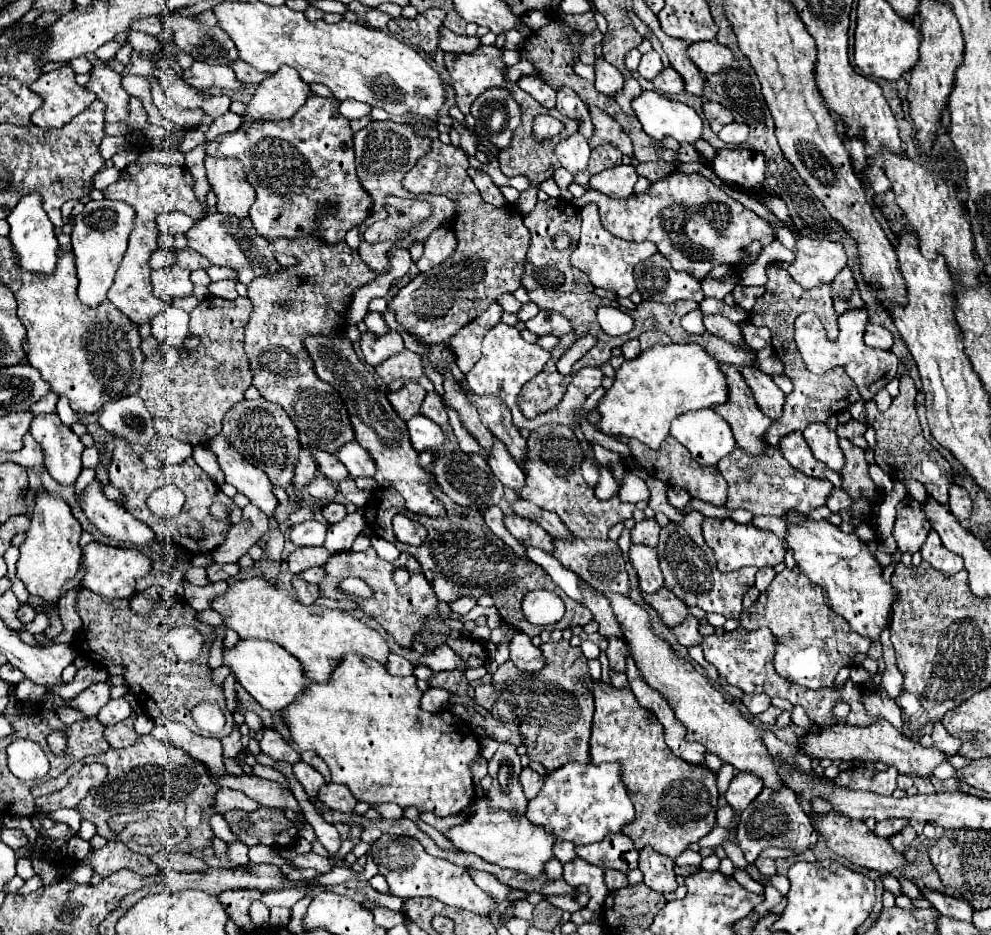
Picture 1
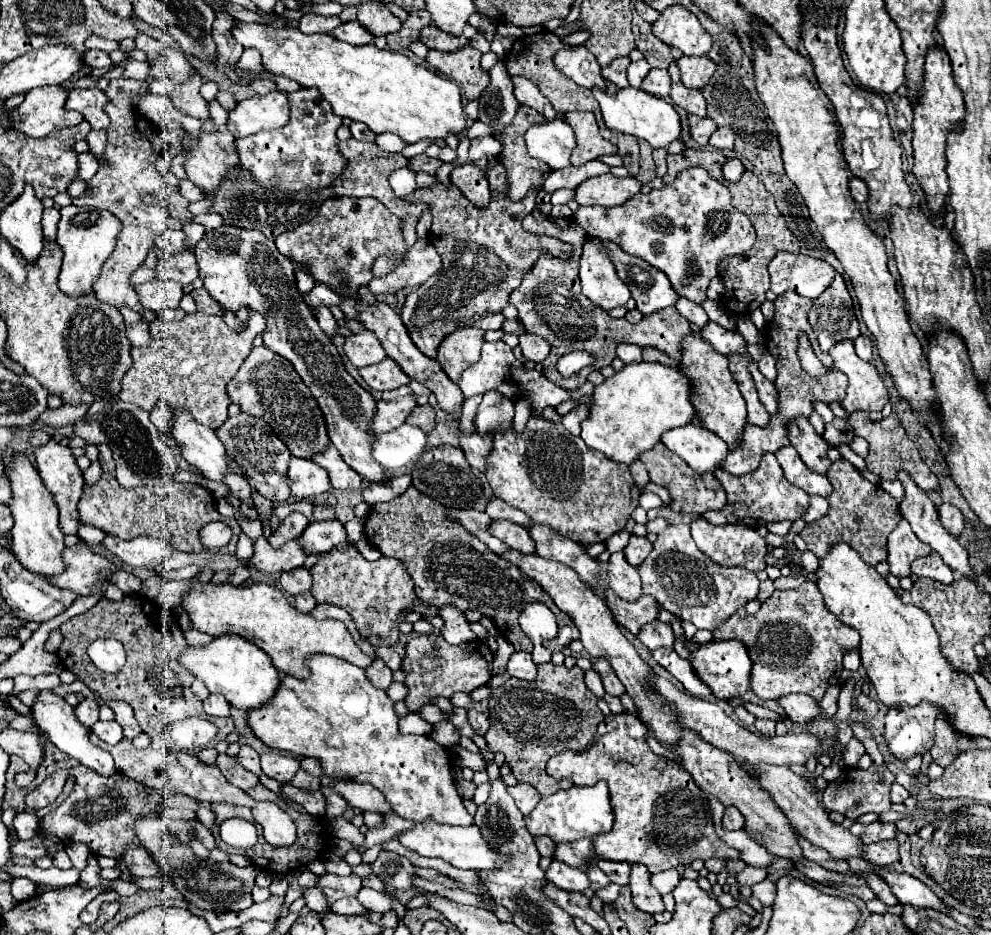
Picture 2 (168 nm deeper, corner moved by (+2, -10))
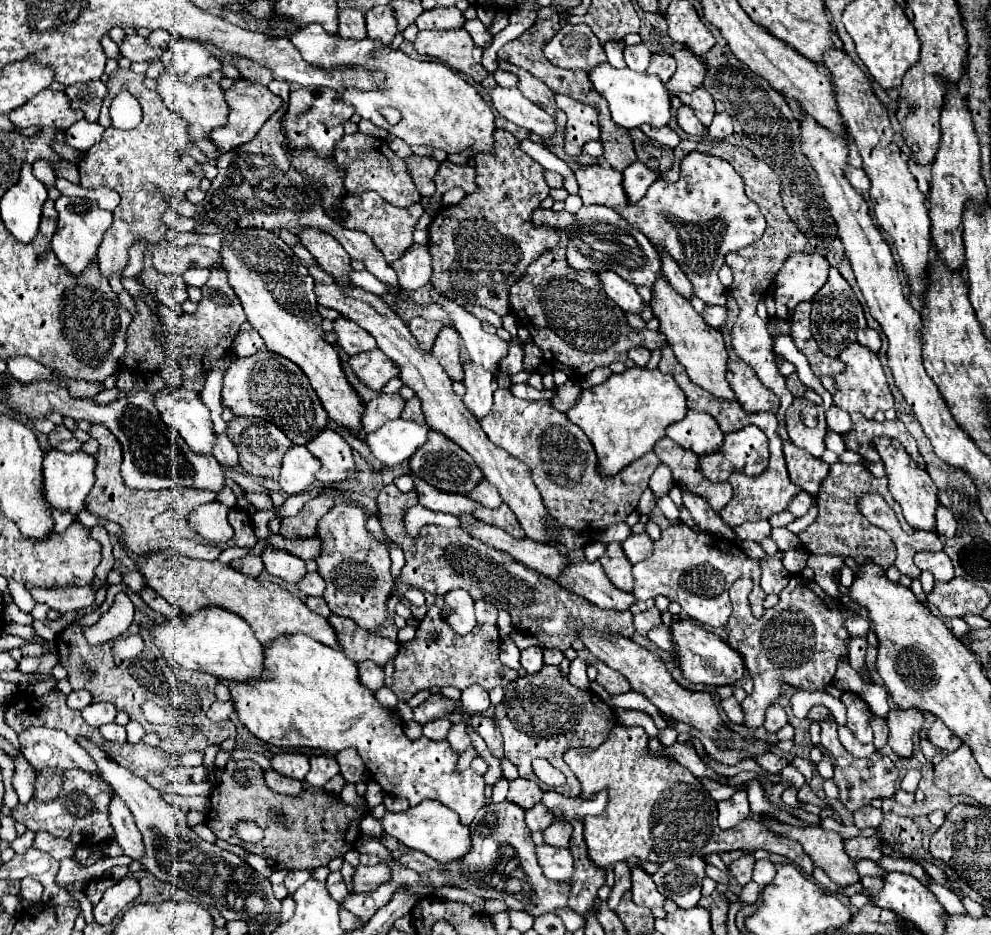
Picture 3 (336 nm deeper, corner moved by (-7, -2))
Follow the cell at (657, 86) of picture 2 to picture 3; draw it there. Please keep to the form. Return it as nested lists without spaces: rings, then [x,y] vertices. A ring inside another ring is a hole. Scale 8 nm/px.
[[[656,52],[656,54],[652,54],[652,62],[650,62],[646,72],[648,74],[656,74],[662,80],[662,84],[668,84],[668,80],[674,74],[674,70],[676,70],[676,62],[674,62],[672,54]]]

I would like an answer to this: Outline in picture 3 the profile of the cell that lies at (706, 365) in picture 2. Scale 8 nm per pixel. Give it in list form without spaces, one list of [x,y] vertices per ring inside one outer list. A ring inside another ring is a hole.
[[[660,278],[654,286],[654,298],[650,302],[654,316],[660,320],[660,330],[666,334],[668,344],[672,346],[678,362],[686,368],[686,374],[690,380],[710,392],[714,398],[722,398],[726,402],[736,402],[736,394],[730,388],[726,380],[726,368],[728,368],[728,352],[724,344],[724,336],[720,330],[714,330],[704,322],[704,318],[692,308],[690,302],[686,302],[682,296],[678,296],[666,278]]]

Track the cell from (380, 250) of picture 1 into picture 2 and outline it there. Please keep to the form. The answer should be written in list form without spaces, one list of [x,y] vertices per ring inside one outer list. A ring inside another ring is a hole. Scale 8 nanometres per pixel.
[[[355,138],[347,140],[347,142],[339,142],[339,152],[341,156],[347,160],[345,170],[341,172],[341,176],[337,176],[337,180],[333,180],[331,190],[335,196],[373,196],[377,198],[383,206],[391,208],[393,214],[397,214],[399,218],[403,218],[405,214],[413,214],[413,216],[421,216],[423,210],[427,208],[427,204],[421,202],[409,202],[409,200],[399,200],[393,196],[393,190],[387,182],[389,174],[407,166],[407,158],[403,158],[401,154],[393,154],[393,152],[385,152],[381,150],[375,142],[359,142]]]

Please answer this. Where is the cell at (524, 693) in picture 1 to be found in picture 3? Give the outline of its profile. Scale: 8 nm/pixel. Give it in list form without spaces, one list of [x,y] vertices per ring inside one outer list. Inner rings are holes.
[[[544,666],[534,676],[522,676],[504,688],[504,700],[494,708],[494,720],[504,736],[504,758],[516,764],[522,778],[534,780],[544,792],[556,790],[566,796],[580,794],[580,782],[574,772],[562,760],[568,748],[598,748],[616,724],[614,710],[602,702],[592,690],[582,690],[570,684],[570,680],[560,672],[558,666]],[[534,758],[546,758],[566,776],[566,784],[560,788],[550,788],[540,782],[532,770]]]

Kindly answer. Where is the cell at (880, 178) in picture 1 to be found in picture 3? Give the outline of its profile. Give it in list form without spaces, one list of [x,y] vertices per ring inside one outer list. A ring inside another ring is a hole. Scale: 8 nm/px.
[[[848,166],[846,172],[844,172],[844,176],[848,178],[848,182],[850,182],[860,194],[864,194],[864,192],[870,190],[870,180],[868,180],[868,176],[866,176],[866,172],[864,172],[862,168]]]

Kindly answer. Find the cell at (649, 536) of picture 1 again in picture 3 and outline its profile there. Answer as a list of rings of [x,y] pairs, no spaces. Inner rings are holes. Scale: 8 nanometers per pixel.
[[[642,532],[642,534],[632,534],[632,536],[628,536],[624,542],[622,542],[622,548],[624,548],[624,554],[628,556],[628,560],[632,562],[632,564],[636,564],[636,562],[642,562],[642,560],[646,560],[648,556],[652,556],[652,538],[646,534],[646,532]]]

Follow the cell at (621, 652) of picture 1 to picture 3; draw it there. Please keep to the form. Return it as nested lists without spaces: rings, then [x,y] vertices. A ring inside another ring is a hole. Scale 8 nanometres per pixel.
[[[596,662],[596,668],[598,668],[596,682],[602,684],[610,694],[624,694],[624,692],[630,690],[630,684],[628,684],[626,676],[622,676],[620,672],[610,670],[610,666],[606,666],[602,662]]]

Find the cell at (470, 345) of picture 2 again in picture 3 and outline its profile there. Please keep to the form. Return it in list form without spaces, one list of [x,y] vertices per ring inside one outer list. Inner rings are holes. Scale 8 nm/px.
[[[452,326],[442,328],[442,332],[434,342],[432,354],[436,356],[436,360],[442,364],[442,368],[448,372],[452,380],[462,380],[464,370],[460,364],[460,336]]]

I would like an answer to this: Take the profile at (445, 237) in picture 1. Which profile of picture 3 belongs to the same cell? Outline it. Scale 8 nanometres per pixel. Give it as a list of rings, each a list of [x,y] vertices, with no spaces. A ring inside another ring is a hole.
[[[412,244],[400,260],[390,264],[398,274],[400,286],[404,290],[416,290],[430,282],[432,276],[432,254],[428,246]]]

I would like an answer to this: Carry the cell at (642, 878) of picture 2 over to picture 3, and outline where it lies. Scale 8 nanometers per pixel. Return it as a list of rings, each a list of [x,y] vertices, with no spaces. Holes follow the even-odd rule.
[[[640,864],[632,866],[632,898],[638,906],[646,906],[646,908],[664,906],[666,902],[666,898],[658,892],[652,874],[642,870]]]

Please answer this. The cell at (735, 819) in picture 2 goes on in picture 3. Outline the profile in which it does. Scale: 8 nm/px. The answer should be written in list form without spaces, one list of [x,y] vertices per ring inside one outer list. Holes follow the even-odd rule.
[[[738,790],[730,800],[718,802],[718,826],[728,830],[750,816],[750,802],[744,790]]]

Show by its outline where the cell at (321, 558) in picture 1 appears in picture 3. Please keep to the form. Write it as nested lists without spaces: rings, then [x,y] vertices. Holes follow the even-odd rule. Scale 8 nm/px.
[[[308,572],[306,574],[306,578],[302,578],[300,582],[298,582],[298,590],[302,592],[302,594],[306,594],[306,596],[322,596],[322,592],[324,592],[324,578],[318,574],[318,572]]]

